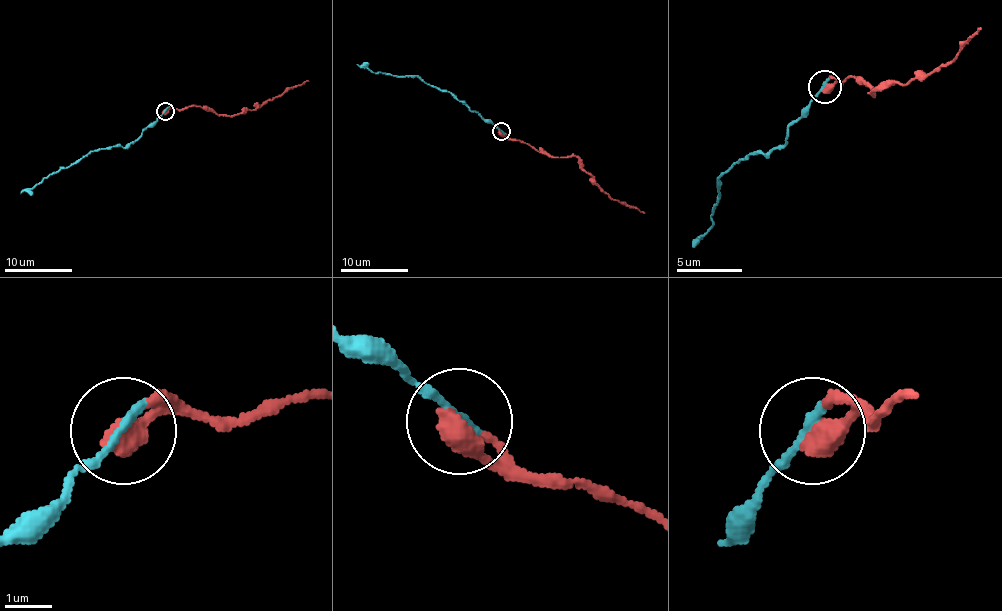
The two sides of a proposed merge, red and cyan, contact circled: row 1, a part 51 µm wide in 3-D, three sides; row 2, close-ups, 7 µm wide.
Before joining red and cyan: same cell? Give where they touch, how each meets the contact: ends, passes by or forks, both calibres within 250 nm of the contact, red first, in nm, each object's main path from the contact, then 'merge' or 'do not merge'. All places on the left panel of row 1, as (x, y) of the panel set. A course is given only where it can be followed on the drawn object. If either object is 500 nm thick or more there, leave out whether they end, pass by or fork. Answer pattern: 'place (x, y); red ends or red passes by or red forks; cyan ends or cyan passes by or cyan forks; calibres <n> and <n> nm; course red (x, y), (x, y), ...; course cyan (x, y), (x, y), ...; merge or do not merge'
place (165, 111); calibres 550 and 200 nm; course red (165, 110), (198, 105), (221, 115), (238, 114), (254, 110), (308, 80); course cyan (165, 110), (128, 144), (91, 151), (21, 194); merge

